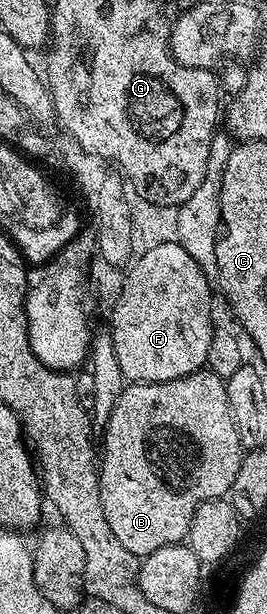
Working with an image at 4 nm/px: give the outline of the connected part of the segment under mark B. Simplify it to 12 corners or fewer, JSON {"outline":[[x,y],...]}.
{"outline":[[225,379],[134,382],[103,428],[127,552],[184,543],[243,447]]}

